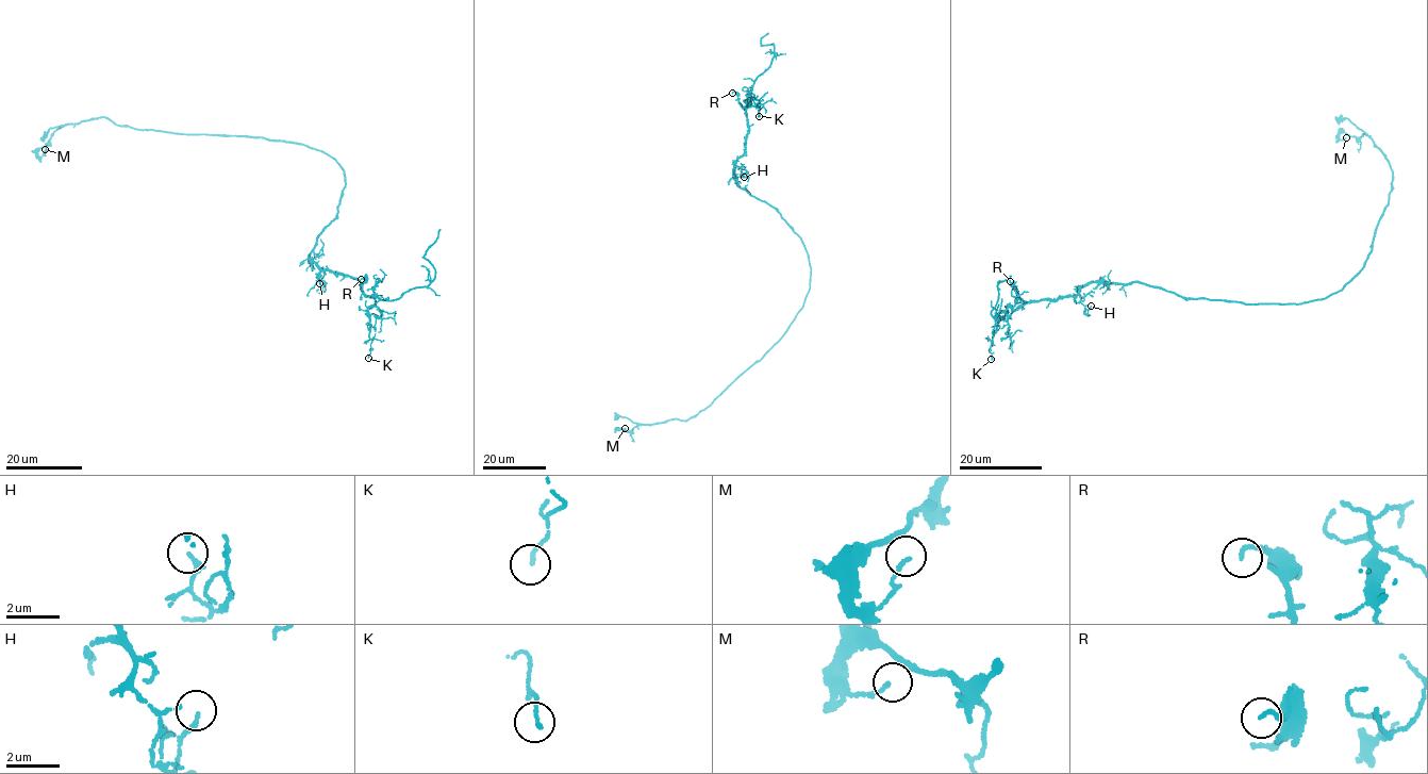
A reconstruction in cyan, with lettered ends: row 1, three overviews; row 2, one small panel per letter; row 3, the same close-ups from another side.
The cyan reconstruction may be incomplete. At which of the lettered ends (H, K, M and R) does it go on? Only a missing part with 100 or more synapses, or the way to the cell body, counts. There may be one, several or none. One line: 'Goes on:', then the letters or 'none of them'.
Goes on: none of them

